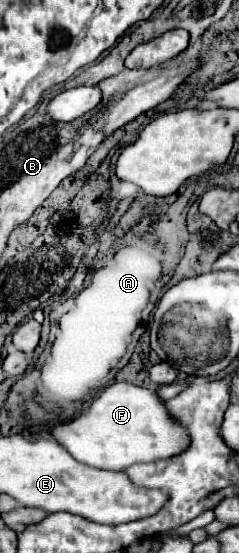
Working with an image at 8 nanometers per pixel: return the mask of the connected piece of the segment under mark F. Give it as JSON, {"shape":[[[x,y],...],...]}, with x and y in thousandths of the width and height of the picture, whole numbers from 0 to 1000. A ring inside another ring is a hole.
{"shape":[[[540,691],[448,698],[356,745],[280,767],[230,770],[213,785],[322,835],[473,854],[515,854],[556,839],[715,828],[791,810],[791,781],[741,756],[724,756],[657,709]]]}

